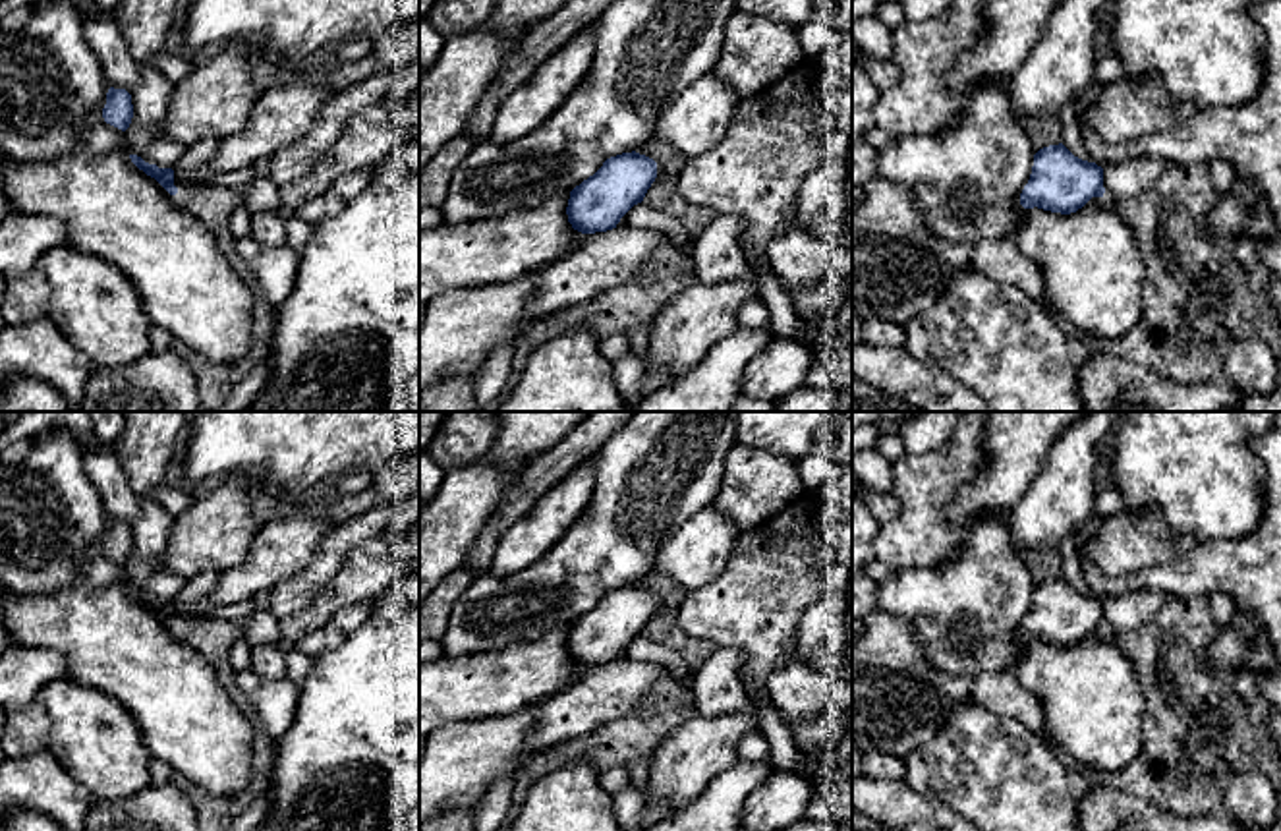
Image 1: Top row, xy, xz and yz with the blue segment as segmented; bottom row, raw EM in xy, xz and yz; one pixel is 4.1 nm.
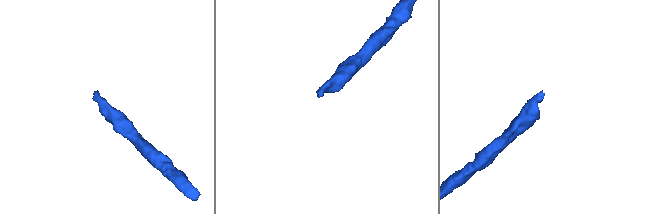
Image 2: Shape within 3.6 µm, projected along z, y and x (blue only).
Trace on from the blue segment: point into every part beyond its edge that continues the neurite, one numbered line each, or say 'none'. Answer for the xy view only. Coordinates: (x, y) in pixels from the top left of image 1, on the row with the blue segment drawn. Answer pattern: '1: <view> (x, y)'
1: xy (113, 209)

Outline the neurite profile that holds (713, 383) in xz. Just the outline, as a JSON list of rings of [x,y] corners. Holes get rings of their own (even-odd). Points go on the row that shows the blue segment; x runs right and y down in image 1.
[[[771,327],[736,329],[678,379],[640,400],[632,412],[730,412],[742,396],[740,381],[750,359],[773,340]]]

